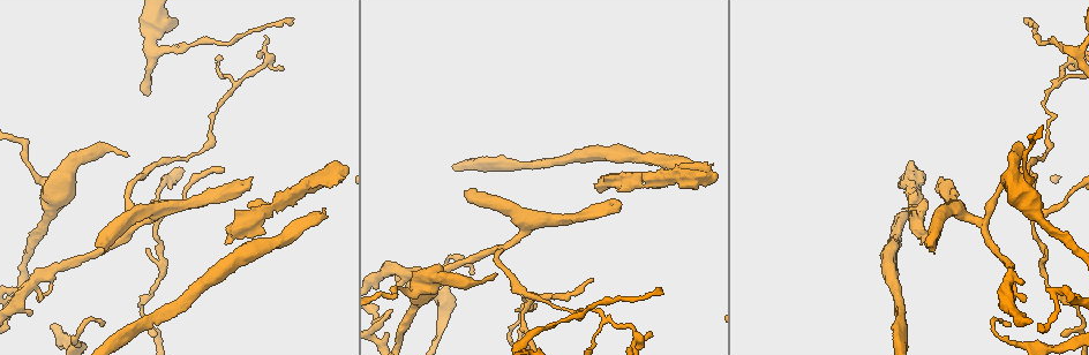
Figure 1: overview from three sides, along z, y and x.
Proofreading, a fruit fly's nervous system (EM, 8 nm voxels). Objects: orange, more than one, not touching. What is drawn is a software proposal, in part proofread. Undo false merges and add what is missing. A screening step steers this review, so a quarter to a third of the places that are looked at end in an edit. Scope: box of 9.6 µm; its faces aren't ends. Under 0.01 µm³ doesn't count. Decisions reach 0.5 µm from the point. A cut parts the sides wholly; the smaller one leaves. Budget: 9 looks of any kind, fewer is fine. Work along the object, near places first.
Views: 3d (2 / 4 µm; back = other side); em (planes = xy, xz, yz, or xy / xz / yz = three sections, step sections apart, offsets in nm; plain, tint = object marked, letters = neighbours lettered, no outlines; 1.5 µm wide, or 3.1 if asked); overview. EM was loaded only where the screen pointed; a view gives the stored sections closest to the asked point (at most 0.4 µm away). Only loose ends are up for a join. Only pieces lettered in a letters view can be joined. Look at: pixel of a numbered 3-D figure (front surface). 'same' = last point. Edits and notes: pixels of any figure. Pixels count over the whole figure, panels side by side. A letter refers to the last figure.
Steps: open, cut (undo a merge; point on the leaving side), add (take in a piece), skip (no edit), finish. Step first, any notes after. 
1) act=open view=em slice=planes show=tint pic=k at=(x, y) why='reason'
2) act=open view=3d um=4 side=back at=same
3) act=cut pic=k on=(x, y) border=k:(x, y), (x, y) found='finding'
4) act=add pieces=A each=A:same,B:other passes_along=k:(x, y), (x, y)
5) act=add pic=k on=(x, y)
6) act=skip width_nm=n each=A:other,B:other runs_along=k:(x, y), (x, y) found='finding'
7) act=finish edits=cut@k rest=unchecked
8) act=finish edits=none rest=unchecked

act=open view=3d um=4 pic=1 at=(380, 320) why='abrupt turn'

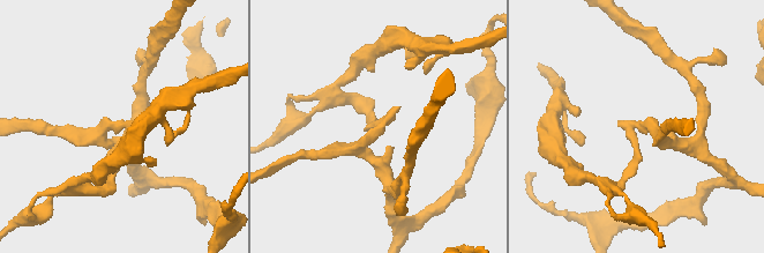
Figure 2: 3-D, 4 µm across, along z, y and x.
act=open view=em slice=planes show=letters pic=2 at=(637, 128)

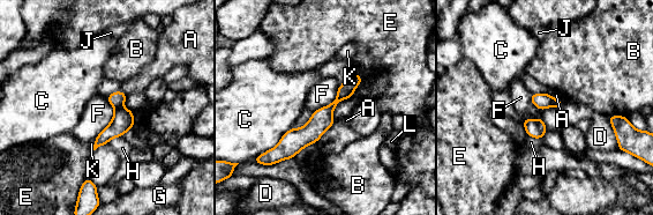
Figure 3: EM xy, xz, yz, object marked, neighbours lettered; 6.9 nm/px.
act=cut pic=3 on=(343, 93) each=A:other,B:other,C:other,D:other,E:other,F:other,G:other,H:other,J:other,K:other,L:other border=3:(338, 87), (354, 89) found='two cells meet here'

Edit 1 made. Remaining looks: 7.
act=open view=3d um=2 pic=1 at=(521, 343) why='thick turns thin'

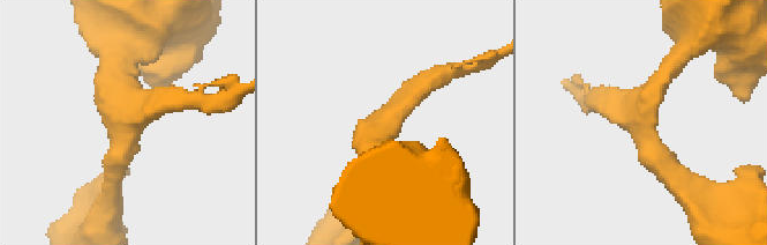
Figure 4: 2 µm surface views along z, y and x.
act=open view=em slice=yz step=4 show=letters pic=4 at=(383, 122) arms=3 why='shape alone is not enough'

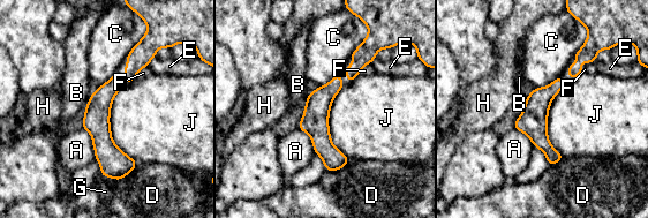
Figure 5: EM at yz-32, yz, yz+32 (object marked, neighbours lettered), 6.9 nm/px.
act=skip longest_contact=J:550nm each=A:other,B:other,C:other,D:other,E:other,F:other,G:other,H:other,J:other runs_along=5:(115, 76), (102, 141), (118, 177) found='one cell here'

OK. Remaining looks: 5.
act=open view=em slice=xz step=4 show=letters pic=1 at=(903, 208) why='branch stops here'

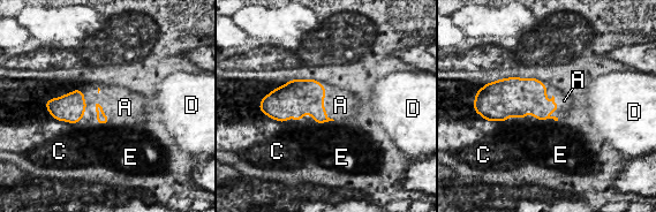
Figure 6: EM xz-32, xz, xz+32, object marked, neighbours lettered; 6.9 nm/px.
act=add pieces=A longest_contact=A:280nm each=A:same,C:other,D:other,E:other passes_along=6:(519, 97), (553, 101), (564, 100) found='it goes on there'

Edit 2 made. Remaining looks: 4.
act=finish edits=cut@3,add@6 rest=unchecked

